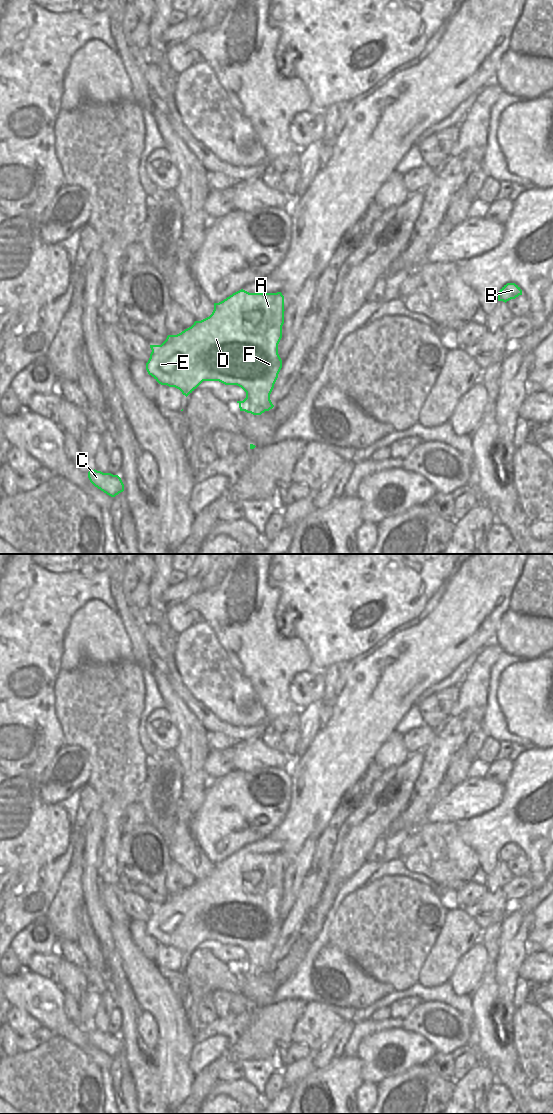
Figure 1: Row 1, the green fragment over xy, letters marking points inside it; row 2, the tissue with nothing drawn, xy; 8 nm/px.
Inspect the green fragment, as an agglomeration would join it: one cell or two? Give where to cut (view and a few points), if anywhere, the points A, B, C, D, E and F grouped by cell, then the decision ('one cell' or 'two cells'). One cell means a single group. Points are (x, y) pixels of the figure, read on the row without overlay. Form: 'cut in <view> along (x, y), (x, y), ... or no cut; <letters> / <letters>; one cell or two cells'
no cut; A B C D E F; one cell

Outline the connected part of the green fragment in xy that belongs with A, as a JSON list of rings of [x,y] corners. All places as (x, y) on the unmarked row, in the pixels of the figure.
[[[243,849],[223,861],[214,863],[212,874],[177,895],[168,895],[161,905],[150,905],[152,910],[146,930],[159,944],[175,947],[186,957],[203,941],[219,941],[225,945],[237,945],[246,952],[243,961],[237,961],[240,971],[261,975],[274,967],[270,954],[282,928],[278,904],[284,884],[284,856],[277,853],[249,853]]]

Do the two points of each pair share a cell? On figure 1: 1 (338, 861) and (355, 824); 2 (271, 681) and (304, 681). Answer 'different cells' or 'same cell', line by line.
1: same cell
2: different cells

